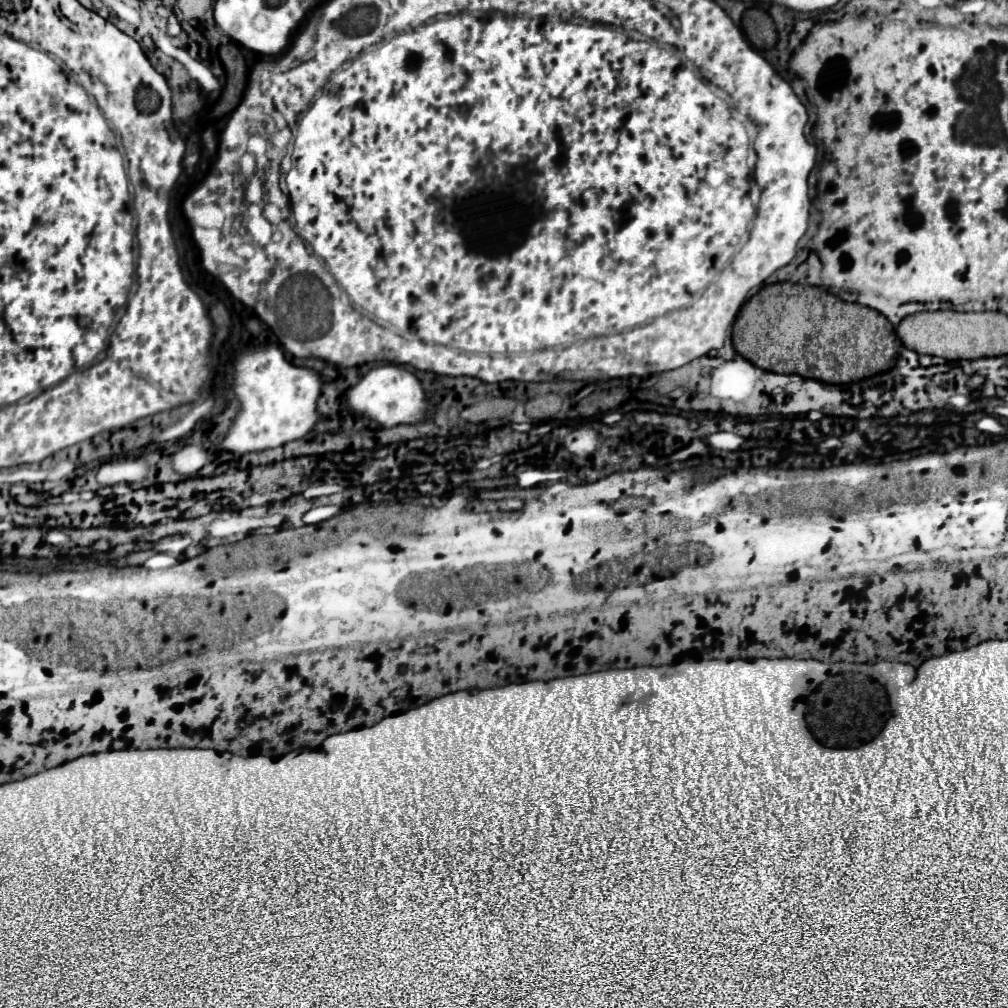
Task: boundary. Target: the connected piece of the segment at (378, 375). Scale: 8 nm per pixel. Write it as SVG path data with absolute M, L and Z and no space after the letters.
M382 364L378 368L372 368L354 388L348 390L348 404L354 414L372 418L384 428L396 424L416 424L428 416L426 392L422 390L418 378L394 364Z

